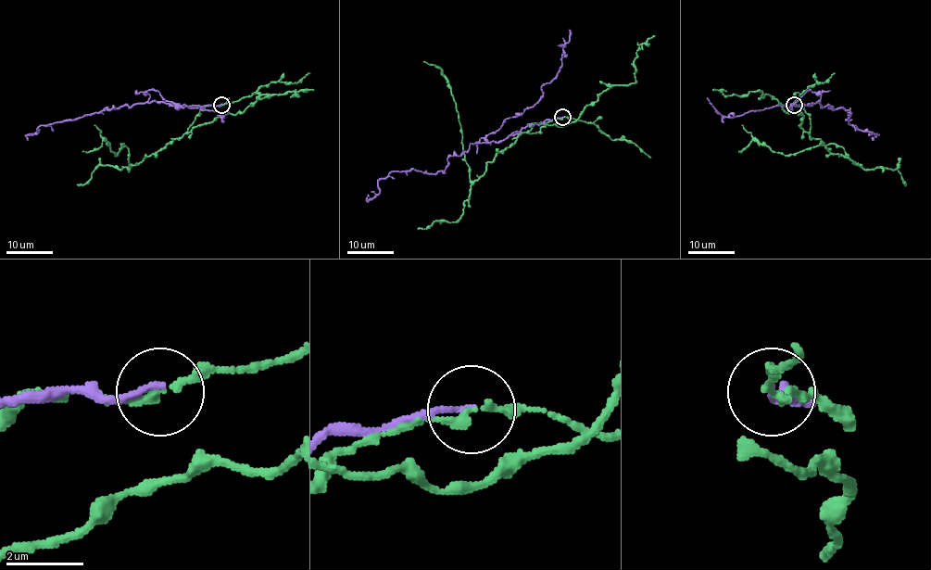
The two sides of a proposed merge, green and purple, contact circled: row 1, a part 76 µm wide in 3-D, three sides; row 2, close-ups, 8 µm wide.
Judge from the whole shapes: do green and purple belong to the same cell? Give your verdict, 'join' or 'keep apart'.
keep apart

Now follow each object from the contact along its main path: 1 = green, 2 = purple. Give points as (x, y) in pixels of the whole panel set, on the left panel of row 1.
1: (222, 105), (206, 105), (182, 137), (140, 162), (130, 164), (123, 144), (116, 155), (105, 140), (82, 151)
2: (222, 105), (189, 107), (149, 102), (144, 93), (157, 90), (182, 107), (199, 106), (222, 117), (229, 97)

